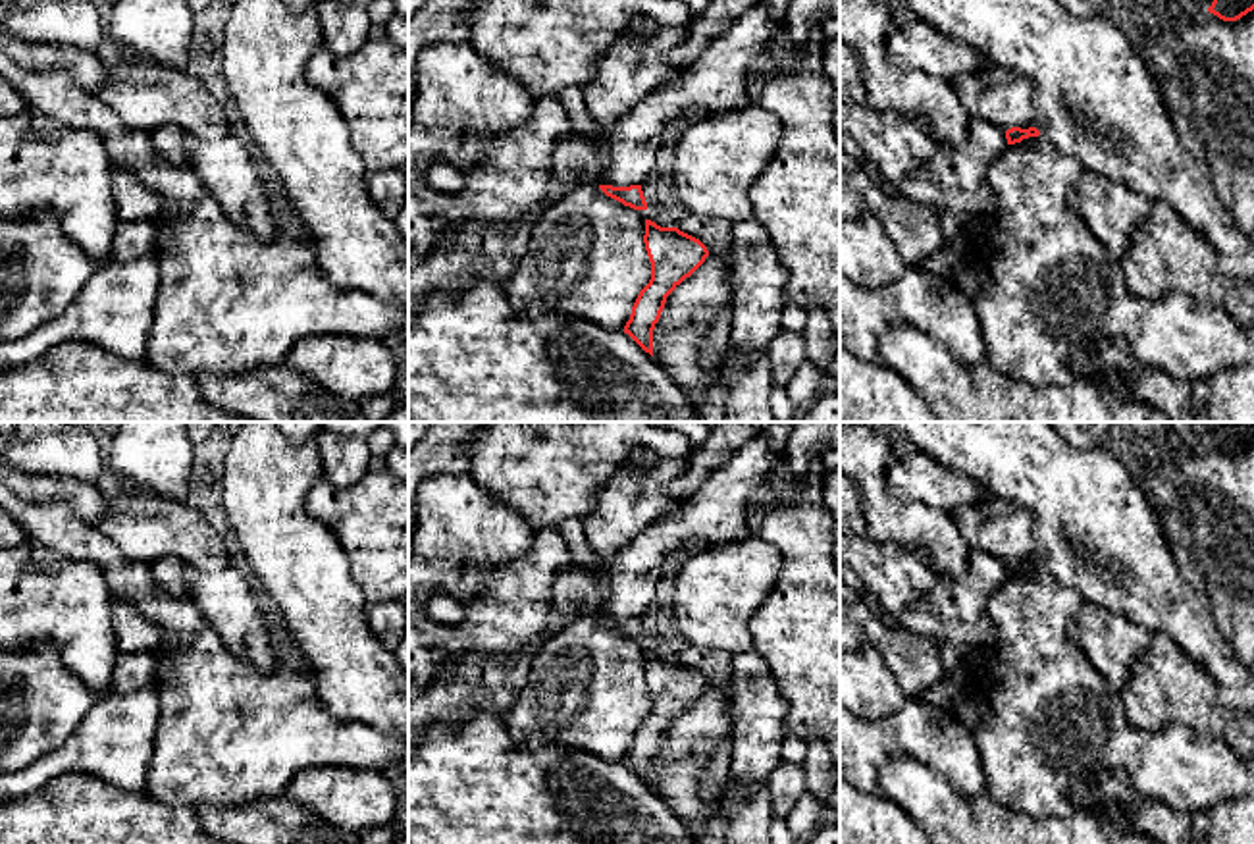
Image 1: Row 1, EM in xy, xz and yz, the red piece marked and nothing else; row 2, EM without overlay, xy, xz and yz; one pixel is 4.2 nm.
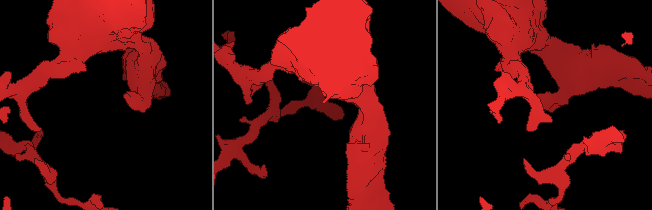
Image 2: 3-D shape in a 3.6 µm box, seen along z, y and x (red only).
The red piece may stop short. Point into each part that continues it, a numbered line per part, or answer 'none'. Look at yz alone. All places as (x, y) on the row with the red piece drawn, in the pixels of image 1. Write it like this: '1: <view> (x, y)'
1: yz (956, 180)

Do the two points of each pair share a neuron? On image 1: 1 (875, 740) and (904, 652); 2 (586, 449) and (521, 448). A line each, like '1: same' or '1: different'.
1: different
2: same

